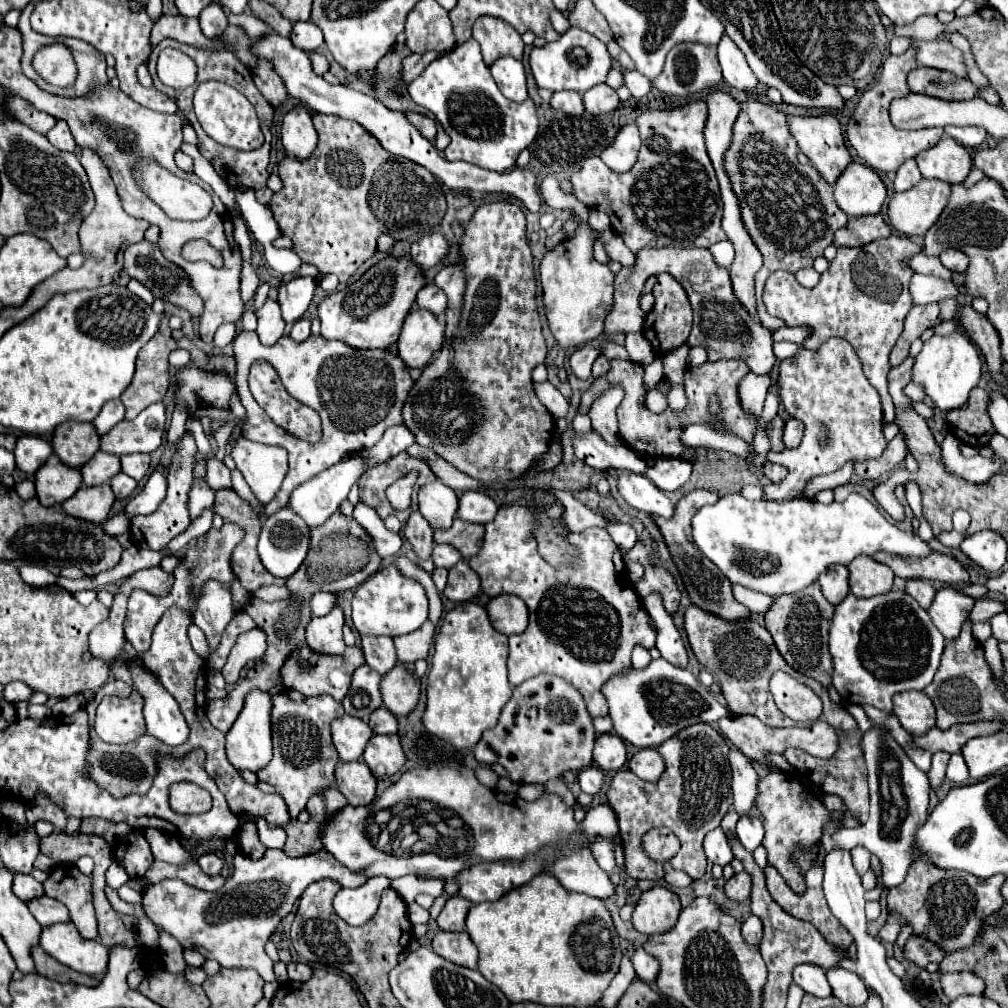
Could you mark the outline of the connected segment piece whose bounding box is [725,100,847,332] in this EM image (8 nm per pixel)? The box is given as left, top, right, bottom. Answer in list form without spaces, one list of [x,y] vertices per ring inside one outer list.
[[[749,100],[741,106],[741,112],[737,116],[737,124],[733,128],[733,142],[725,154],[725,170],[731,178],[735,194],[739,196],[745,228],[751,234],[753,242],[757,244],[759,252],[763,254],[763,268],[755,276],[757,318],[763,326],[767,326],[773,332],[773,330],[785,326],[785,322],[767,314],[767,310],[761,302],[765,280],[775,270],[797,272],[799,268],[813,266],[813,260],[817,256],[821,256],[823,250],[833,242],[835,230],[847,224],[847,214],[843,214],[843,210],[839,210],[839,206],[833,198],[833,186],[827,184],[811,164],[797,162],[797,142],[795,142],[793,134],[789,132],[787,116],[783,112],[779,112],[777,106],[763,104],[757,100]]]

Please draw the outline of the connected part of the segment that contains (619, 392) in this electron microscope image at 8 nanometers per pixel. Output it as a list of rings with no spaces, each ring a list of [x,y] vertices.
[[[619,386],[609,388],[599,400],[595,400],[589,414],[595,430],[599,430],[609,444],[623,444],[621,438],[617,436],[617,418],[615,418],[615,408],[619,406],[621,400],[623,400],[623,388]]]

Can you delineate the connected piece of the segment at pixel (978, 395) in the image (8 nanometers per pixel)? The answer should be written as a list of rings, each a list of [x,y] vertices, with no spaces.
[[[975,386],[967,404],[947,414],[947,426],[963,444],[973,448],[987,446],[995,434],[991,418],[987,416],[987,392]]]

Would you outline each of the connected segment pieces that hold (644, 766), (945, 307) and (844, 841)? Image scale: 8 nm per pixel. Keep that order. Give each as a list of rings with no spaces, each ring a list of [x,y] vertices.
[[[655,748],[639,750],[631,760],[629,768],[645,782],[657,782],[663,776],[663,758],[659,758],[659,752]]]
[[[951,298],[939,302],[939,308],[941,308],[941,320],[953,320],[957,316],[957,302]]]
[[[863,706],[865,714],[873,722],[873,728],[869,728],[863,734],[861,750],[867,764],[869,774],[869,790],[871,790],[871,814],[869,820],[855,830],[843,828],[833,838],[823,836],[821,842],[825,850],[831,848],[845,848],[851,850],[857,844],[865,846],[871,854],[875,854],[881,862],[881,880],[887,888],[897,886],[903,882],[913,858],[913,840],[915,830],[927,820],[927,804],[929,804],[929,778],[923,770],[919,770],[911,758],[903,752],[903,748],[897,744],[897,740],[889,734],[889,730],[883,726],[887,718],[891,716],[885,710],[875,710],[873,706]]]

